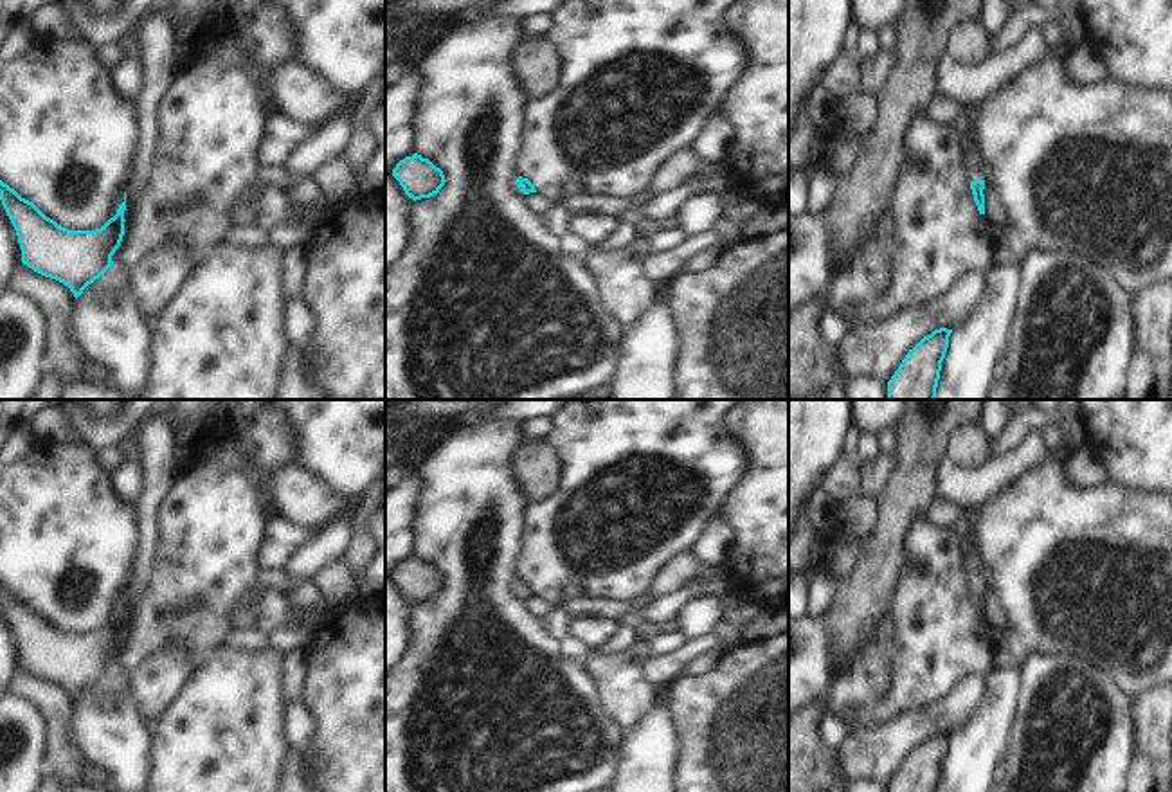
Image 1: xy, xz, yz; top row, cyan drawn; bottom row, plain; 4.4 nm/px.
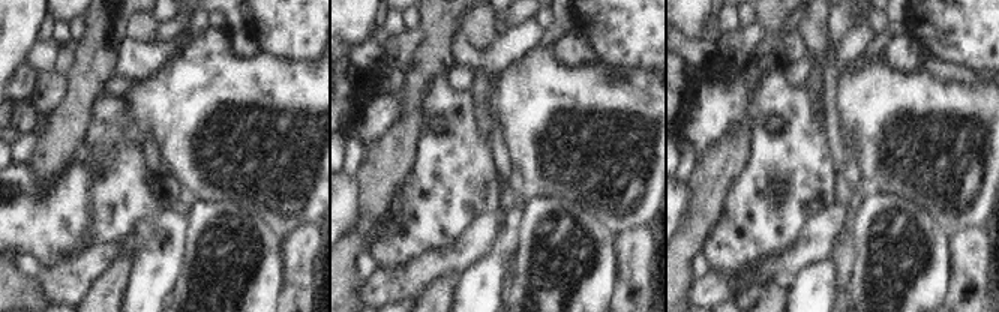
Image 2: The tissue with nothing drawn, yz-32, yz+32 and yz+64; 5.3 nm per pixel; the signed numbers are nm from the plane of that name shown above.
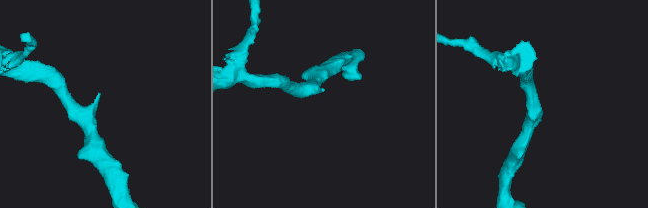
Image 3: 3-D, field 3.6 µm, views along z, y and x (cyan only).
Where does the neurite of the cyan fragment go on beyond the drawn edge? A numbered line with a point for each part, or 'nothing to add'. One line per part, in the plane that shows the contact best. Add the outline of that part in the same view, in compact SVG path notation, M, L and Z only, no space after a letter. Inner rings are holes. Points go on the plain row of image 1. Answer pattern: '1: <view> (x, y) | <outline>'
nothing to add

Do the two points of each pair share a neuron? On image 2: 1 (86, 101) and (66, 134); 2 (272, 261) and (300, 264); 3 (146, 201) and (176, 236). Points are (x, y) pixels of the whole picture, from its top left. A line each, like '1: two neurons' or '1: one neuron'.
1: one neuron
2: two neurons
3: two neurons

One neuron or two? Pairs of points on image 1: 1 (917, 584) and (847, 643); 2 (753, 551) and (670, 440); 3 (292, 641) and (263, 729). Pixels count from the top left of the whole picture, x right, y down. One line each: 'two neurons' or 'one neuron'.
1: two neurons
2: two neurons
3: two neurons

